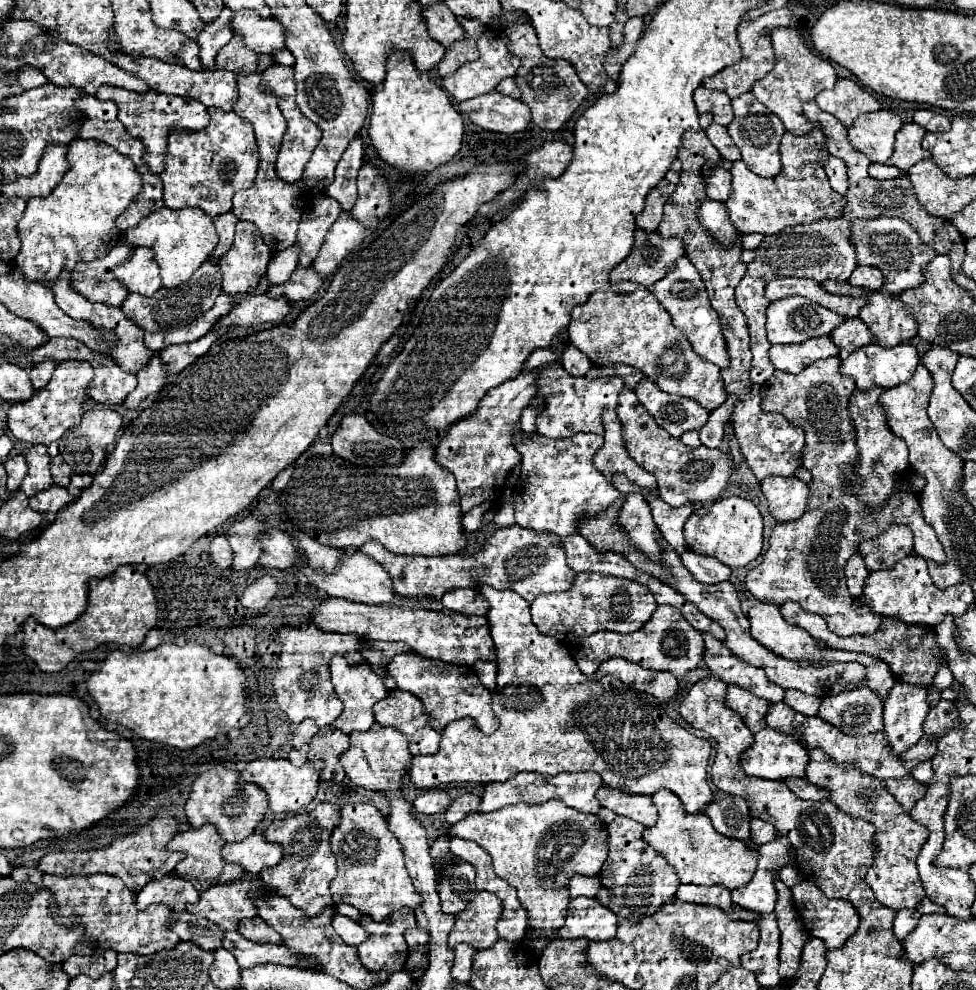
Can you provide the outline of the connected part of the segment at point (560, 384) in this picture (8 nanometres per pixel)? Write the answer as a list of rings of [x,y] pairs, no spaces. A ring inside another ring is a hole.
[[[546,364],[542,366],[538,374],[538,398],[544,398],[546,408],[544,412],[536,418],[536,428],[540,434],[546,434],[550,438],[568,438],[578,432],[594,432],[594,434],[604,434],[604,424],[602,424],[602,412],[606,408],[616,410],[618,408],[618,396],[624,390],[624,382],[618,376],[608,376],[608,378],[576,378],[570,376],[562,364]]]

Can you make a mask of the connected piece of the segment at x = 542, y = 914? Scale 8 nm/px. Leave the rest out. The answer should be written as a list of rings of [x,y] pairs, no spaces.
[[[544,802],[542,806],[534,804],[514,804],[514,806],[504,806],[502,810],[496,812],[476,812],[466,816],[462,822],[450,826],[452,836],[460,836],[464,840],[472,840],[480,844],[490,856],[494,864],[496,876],[506,880],[510,886],[518,890],[518,900],[522,906],[526,906],[530,914],[528,930],[526,936],[536,938],[536,952],[542,952],[544,946],[548,946],[548,940],[554,936],[554,932],[562,926],[566,918],[566,908],[568,908],[568,894],[566,894],[566,882],[574,874],[584,874],[584,876],[596,876],[606,860],[608,854],[608,832],[606,824],[596,816],[596,814],[584,814],[574,808],[568,808],[564,802]]]

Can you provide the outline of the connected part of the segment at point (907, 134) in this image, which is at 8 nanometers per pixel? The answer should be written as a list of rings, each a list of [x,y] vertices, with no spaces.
[[[904,124],[898,134],[896,134],[896,144],[894,144],[894,154],[888,158],[888,164],[898,166],[900,170],[912,168],[916,162],[930,158],[930,152],[920,146],[926,130],[918,124]]]

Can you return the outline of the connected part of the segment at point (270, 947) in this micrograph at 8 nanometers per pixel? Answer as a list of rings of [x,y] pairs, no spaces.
[[[224,932],[222,940],[224,948],[234,954],[240,968],[254,968],[258,964],[286,964],[286,966],[302,966],[294,954],[286,950],[282,944],[258,944],[244,938],[240,932]]]

